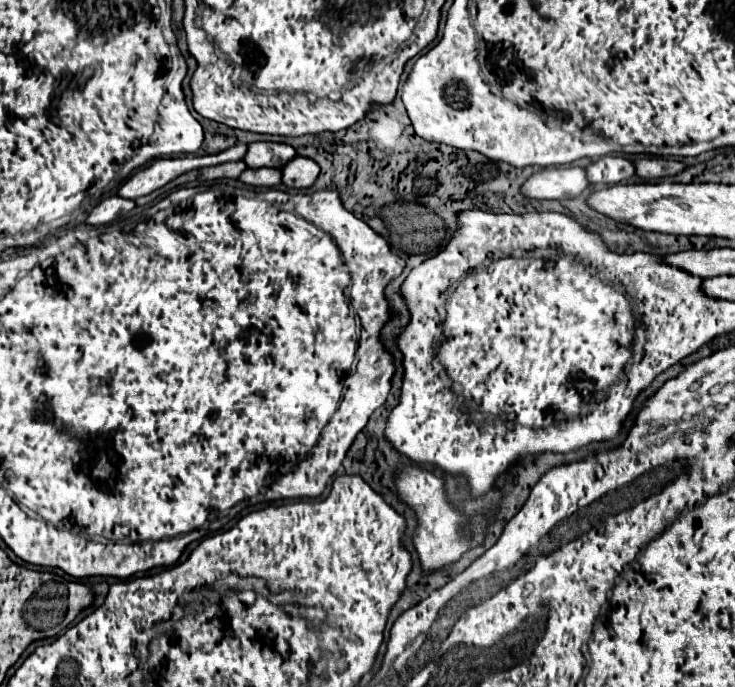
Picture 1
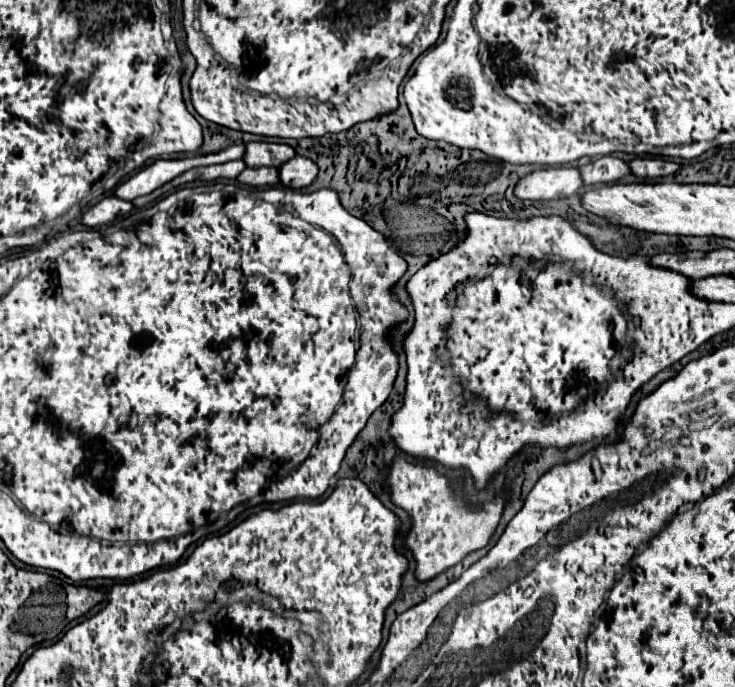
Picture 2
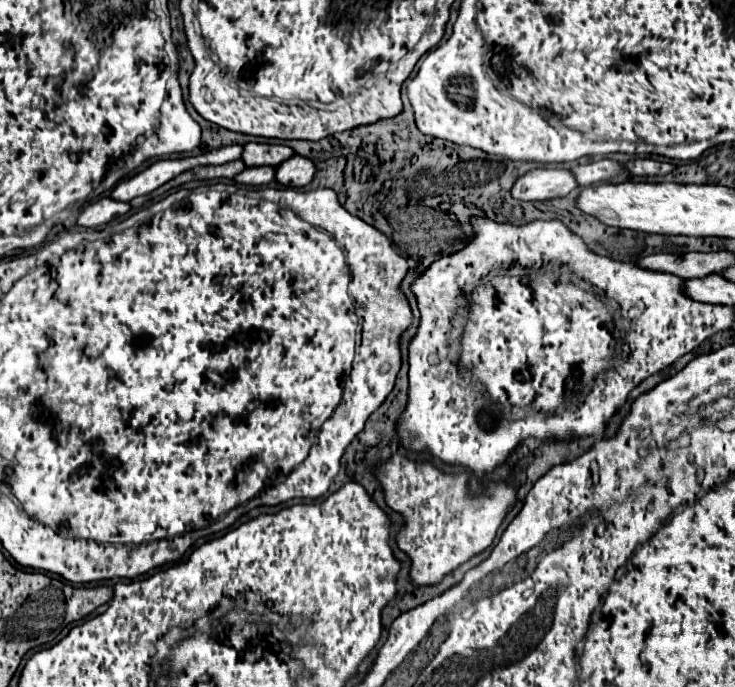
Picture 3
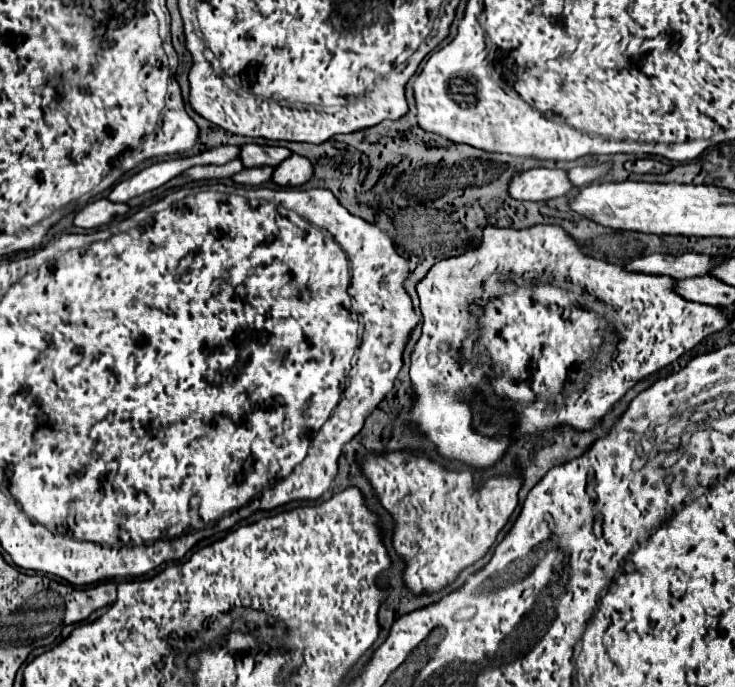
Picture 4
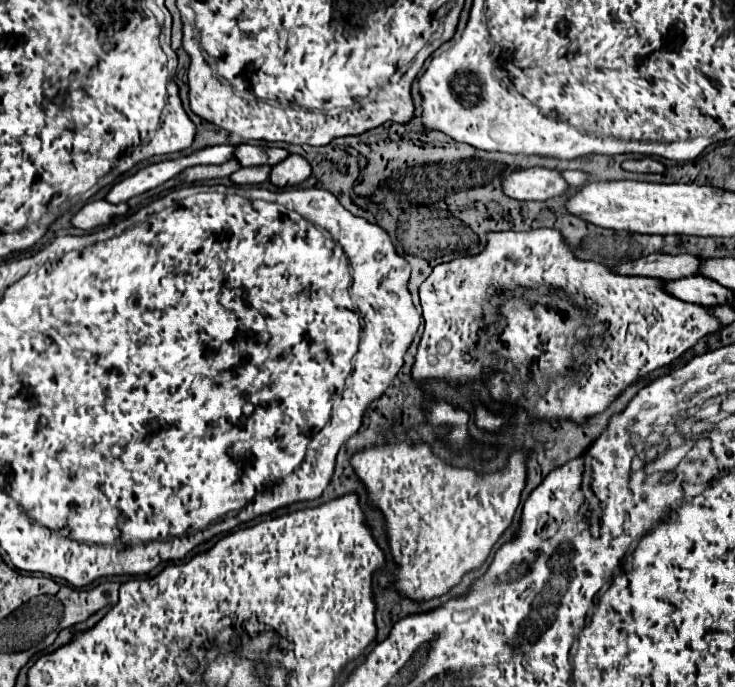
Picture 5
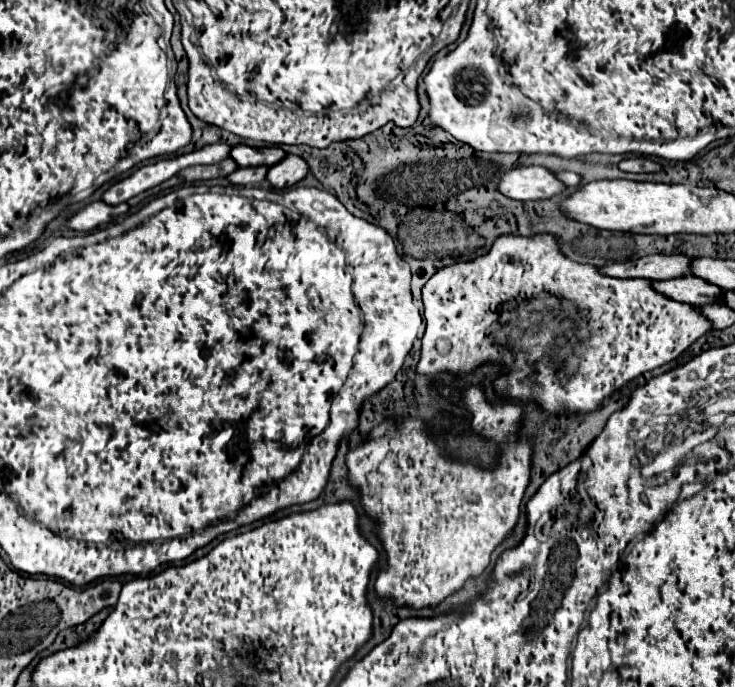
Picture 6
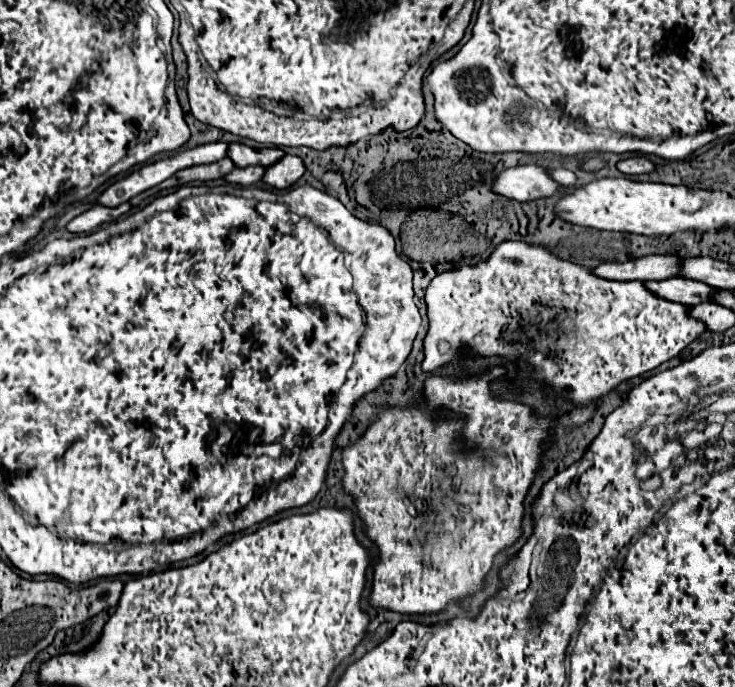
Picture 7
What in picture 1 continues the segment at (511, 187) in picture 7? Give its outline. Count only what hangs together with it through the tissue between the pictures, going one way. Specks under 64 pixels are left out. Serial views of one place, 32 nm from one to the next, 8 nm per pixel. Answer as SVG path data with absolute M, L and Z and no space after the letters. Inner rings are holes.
M546 168L534 172L526 184L522 184L522 194L536 200L558 200L574 198L588 188L584 168Z

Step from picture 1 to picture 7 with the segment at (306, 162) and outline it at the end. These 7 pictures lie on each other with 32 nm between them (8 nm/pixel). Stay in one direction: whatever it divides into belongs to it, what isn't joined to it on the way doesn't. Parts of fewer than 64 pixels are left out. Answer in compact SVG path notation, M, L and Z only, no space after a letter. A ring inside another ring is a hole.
M284 156L282 160L278 160L274 166L268 166L262 180L266 184L270 184L272 188L278 190L286 190L290 188L296 180L300 180L300 176L306 172L302 160L298 156Z

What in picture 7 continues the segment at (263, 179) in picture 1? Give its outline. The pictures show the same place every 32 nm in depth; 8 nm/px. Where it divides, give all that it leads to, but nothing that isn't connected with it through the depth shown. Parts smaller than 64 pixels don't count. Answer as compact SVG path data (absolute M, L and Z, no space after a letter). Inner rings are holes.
M248 166L248 168L234 168L230 174L224 176L224 180L228 184L236 184L236 186L252 186L252 184L260 182L262 176L264 176L262 166Z

